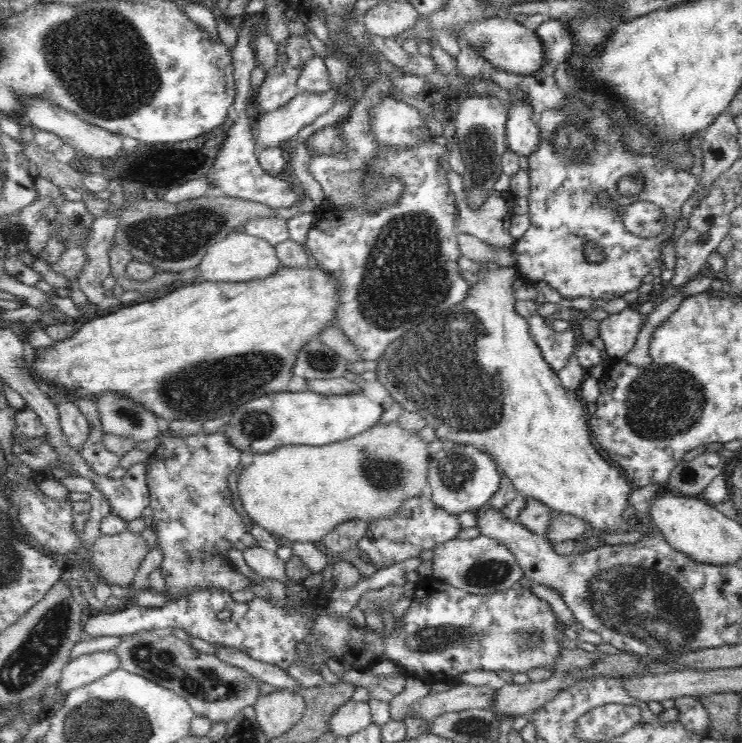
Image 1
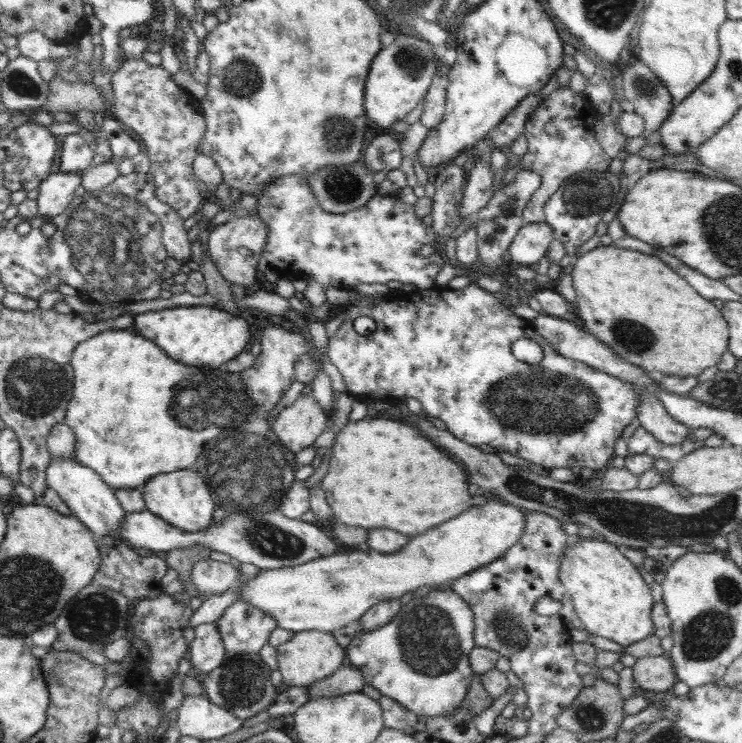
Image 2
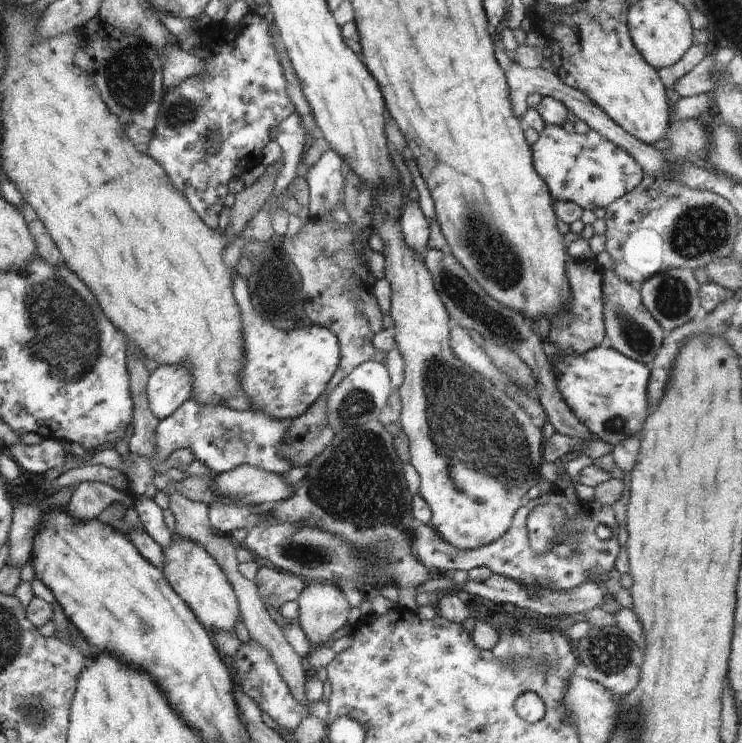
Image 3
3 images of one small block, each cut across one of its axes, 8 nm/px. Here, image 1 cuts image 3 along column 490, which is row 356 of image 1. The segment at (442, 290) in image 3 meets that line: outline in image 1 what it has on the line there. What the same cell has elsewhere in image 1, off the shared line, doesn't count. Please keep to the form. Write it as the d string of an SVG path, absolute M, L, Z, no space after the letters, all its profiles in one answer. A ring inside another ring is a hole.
M314 337L296 358L292 375L304 379L332 379L344 377L347 360Z

